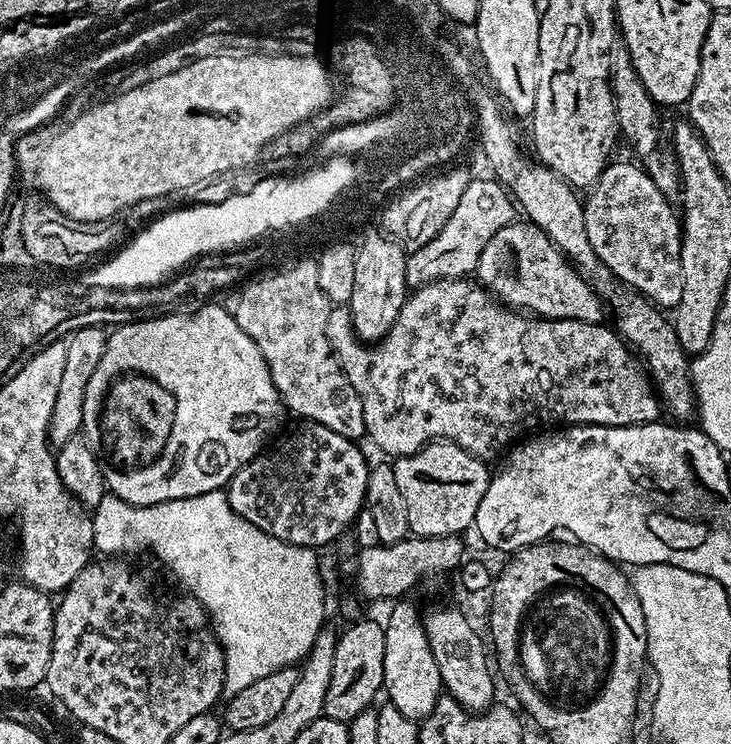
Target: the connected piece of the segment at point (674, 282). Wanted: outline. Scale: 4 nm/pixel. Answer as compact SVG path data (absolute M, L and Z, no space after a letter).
M618 160L602 170L583 197L587 237L621 284L661 310L674 310L682 298L681 217L639 163Z

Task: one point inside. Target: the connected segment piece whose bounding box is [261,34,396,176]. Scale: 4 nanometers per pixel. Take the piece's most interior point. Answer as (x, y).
(359, 56)

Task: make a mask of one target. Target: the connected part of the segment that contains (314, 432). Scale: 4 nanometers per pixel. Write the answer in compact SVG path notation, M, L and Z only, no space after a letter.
M301 419L299 423L297 428L290 429L276 445L273 443L271 446L265 447L253 460L246 462L246 466L242 466L238 470L238 474L234 474L234 478L226 486L226 491L233 510L242 518L246 518L246 522L254 522L254 526L258 526L258 530L262 530L287 544L320 550L323 549L323 544L328 544L331 540L332 543L339 541L340 537L345 535L346 530L355 525L357 516L361 515L362 509L365 507L364 495L366 494L370 460L364 457L363 450L359 448L361 445L357 441L346 439L342 434L330 430L330 426L322 426L318 422L305 419Z

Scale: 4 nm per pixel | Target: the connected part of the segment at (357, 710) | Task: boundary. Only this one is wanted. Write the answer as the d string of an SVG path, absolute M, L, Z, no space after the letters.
M361 618L349 623L347 625L348 629L337 635L334 648L334 667L330 674L330 690L326 690L326 702L324 703L324 715L331 720L351 722L354 718L358 718L358 714L369 711L373 707L372 699L378 694L381 695L380 679L382 670L380 666L383 666L386 662L386 650L383 648L386 642L386 634L382 630L378 631L379 626L378 620L376 622Z

